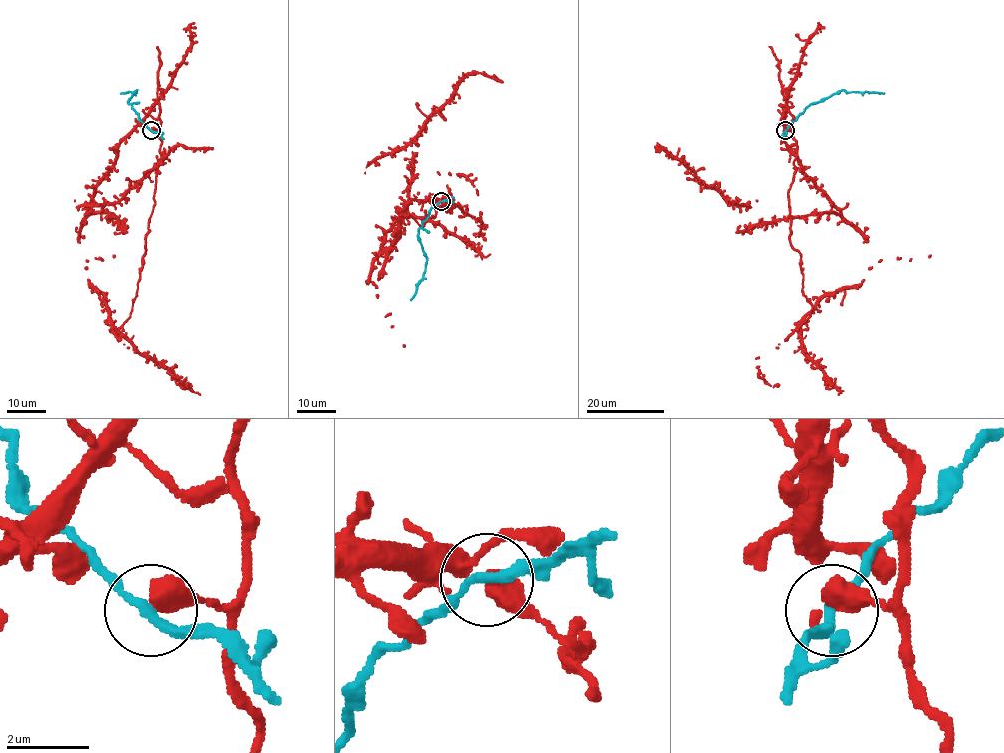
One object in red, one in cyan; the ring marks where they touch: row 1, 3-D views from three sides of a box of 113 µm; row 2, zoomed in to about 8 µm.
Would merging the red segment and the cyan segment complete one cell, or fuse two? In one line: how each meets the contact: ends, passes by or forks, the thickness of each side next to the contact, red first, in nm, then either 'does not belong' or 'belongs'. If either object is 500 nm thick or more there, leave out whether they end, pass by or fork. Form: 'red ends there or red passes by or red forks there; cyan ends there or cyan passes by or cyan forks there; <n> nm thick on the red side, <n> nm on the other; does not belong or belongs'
550 nm thick on the red side, 220 nm on the other; does not belong

